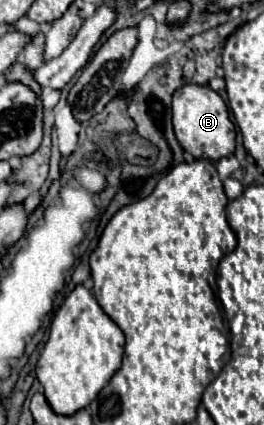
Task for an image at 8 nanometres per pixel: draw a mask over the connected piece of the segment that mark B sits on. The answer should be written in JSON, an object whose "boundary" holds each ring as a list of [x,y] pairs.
{"boundary":[[[189,83],[173,93],[173,131],[181,147],[195,159],[203,157],[209,161],[219,161],[231,155],[235,149],[235,131],[229,119],[227,105],[207,85]]]}

